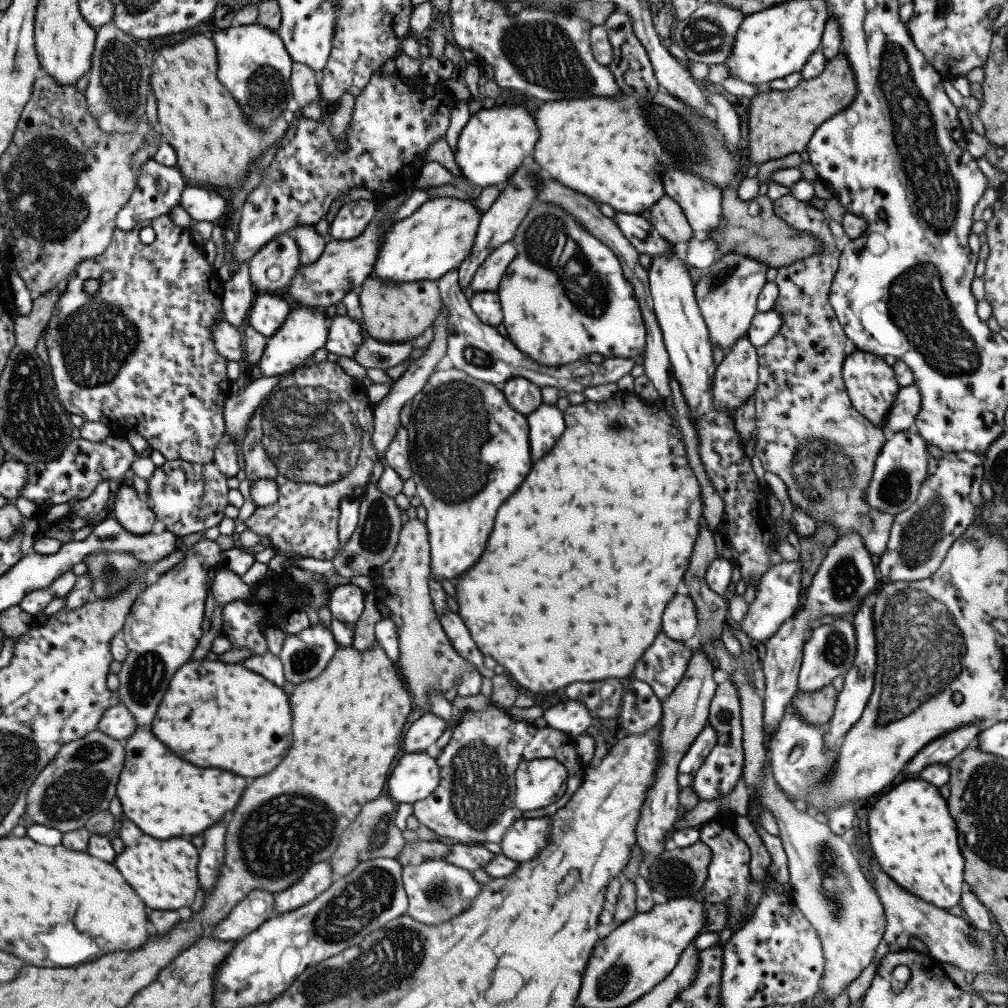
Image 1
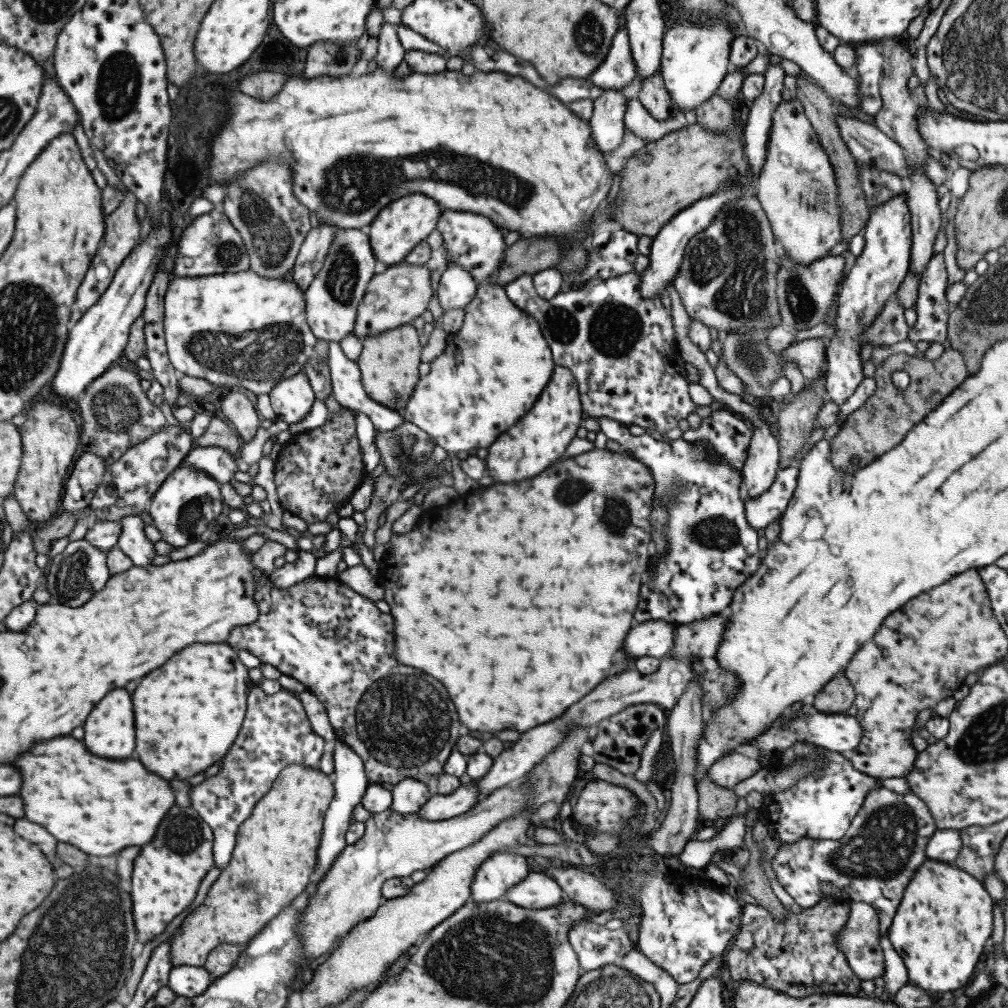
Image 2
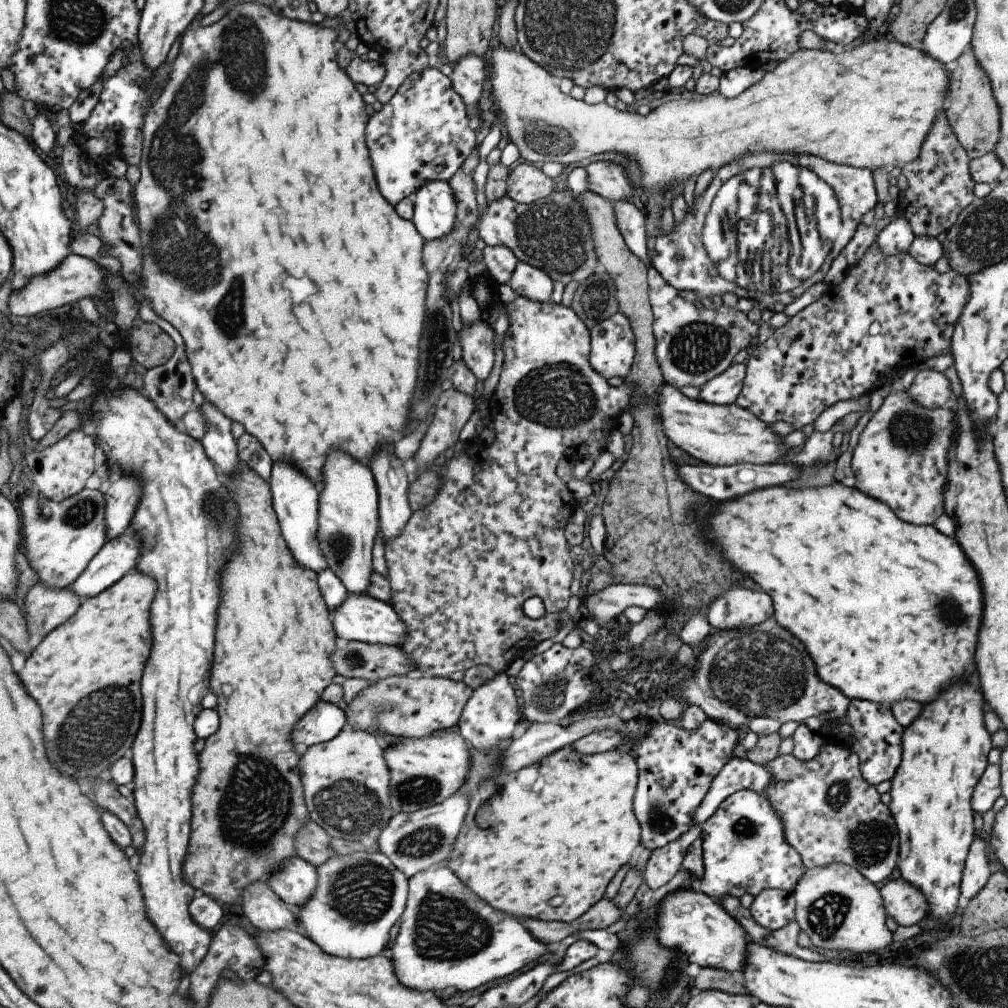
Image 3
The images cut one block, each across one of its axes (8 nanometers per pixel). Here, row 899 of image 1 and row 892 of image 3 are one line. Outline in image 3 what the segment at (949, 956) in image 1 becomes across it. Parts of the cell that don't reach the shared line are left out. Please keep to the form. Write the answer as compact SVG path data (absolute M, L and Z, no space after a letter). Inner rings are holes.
M904 878L888 880L879 890L886 914L900 926L912 926L928 917L928 898Z

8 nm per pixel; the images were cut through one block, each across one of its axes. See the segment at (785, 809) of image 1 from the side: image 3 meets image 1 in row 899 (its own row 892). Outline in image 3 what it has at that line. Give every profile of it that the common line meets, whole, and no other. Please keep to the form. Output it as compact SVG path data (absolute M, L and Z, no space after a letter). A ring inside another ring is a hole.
M844 863L828 864L820 868L806 869L793 890L796 902L795 922L802 932L808 934L810 942L822 950L846 950L852 954L868 954L886 948L893 942L892 932L886 925L886 908L880 890L864 878L856 868Z

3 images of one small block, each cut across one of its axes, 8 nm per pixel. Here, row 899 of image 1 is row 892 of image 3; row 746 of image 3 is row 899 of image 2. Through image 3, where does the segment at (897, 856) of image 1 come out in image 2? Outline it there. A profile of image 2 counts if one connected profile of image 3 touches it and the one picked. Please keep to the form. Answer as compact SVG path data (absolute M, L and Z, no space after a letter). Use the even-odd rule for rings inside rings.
M926 859L906 886L889 939L906 964L909 980L921 989L958 994L974 976L993 933L993 898L975 876L954 864Z

